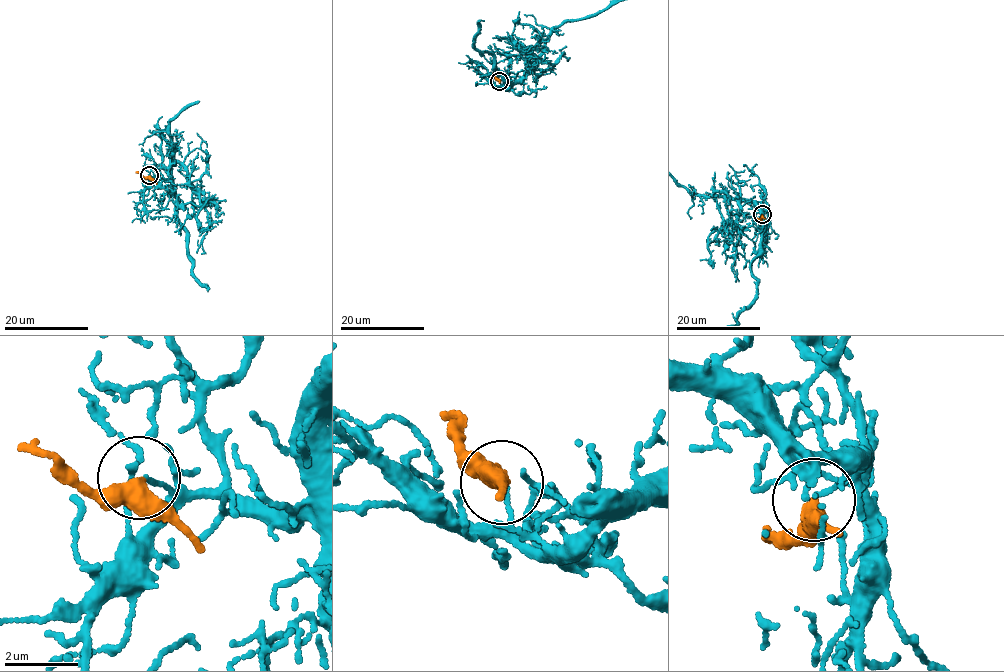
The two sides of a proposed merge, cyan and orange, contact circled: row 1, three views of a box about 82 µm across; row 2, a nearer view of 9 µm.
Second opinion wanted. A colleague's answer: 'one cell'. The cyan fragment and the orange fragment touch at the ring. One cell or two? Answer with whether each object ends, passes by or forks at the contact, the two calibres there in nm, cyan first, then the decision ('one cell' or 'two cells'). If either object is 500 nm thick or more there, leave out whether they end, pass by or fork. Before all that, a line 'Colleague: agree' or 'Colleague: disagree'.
Colleague: disagree
cyan ends there; orange passes by; 110 nm thick on the cyan side, 420 nm on the other; two cells

